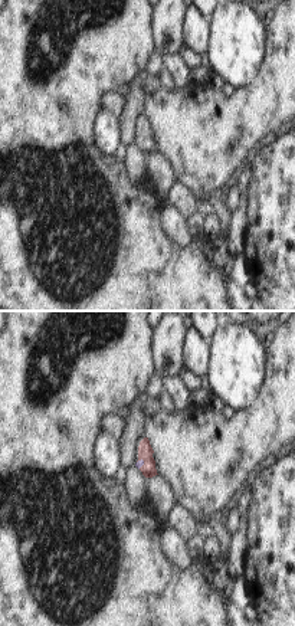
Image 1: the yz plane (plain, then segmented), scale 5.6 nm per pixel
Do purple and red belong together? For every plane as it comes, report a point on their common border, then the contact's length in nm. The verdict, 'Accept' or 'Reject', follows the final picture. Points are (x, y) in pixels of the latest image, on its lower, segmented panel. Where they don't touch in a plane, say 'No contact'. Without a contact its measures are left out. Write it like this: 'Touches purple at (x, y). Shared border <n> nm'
Touches purple at (143, 464). Shared border 70 nm.

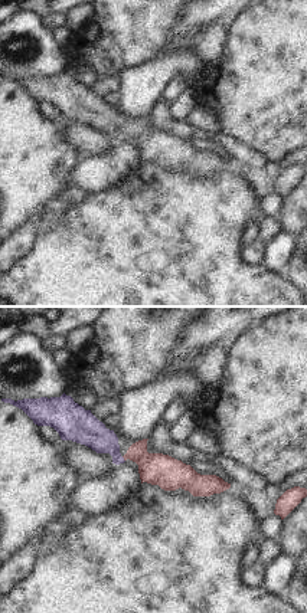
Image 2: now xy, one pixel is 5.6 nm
Touches purple at (123, 459). Shared border 40 nm.

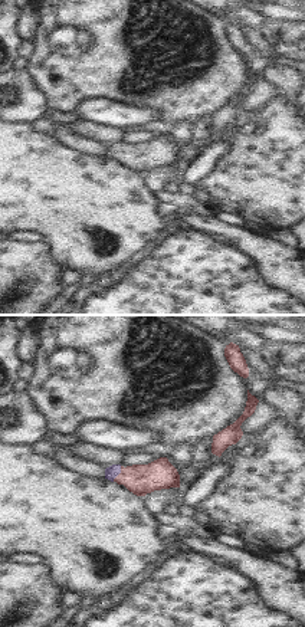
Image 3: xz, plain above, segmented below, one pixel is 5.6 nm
Touches purple at (118, 473). Shared border 100 nm.

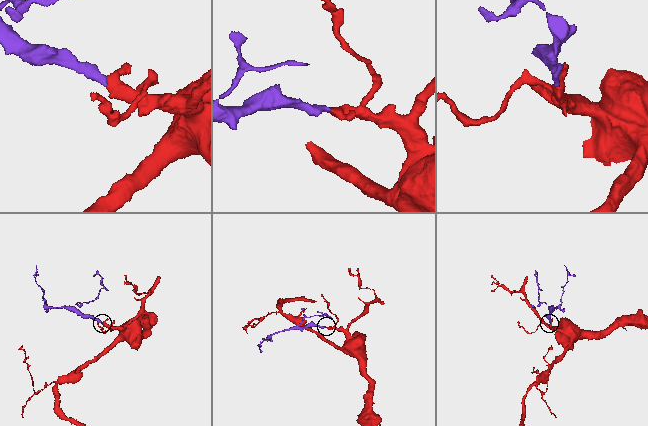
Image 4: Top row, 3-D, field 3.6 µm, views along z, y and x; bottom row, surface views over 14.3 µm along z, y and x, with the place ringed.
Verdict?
Accept.

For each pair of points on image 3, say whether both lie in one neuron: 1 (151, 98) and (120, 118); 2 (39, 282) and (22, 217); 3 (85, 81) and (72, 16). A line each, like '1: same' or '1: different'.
1: different
2: different
3: same

